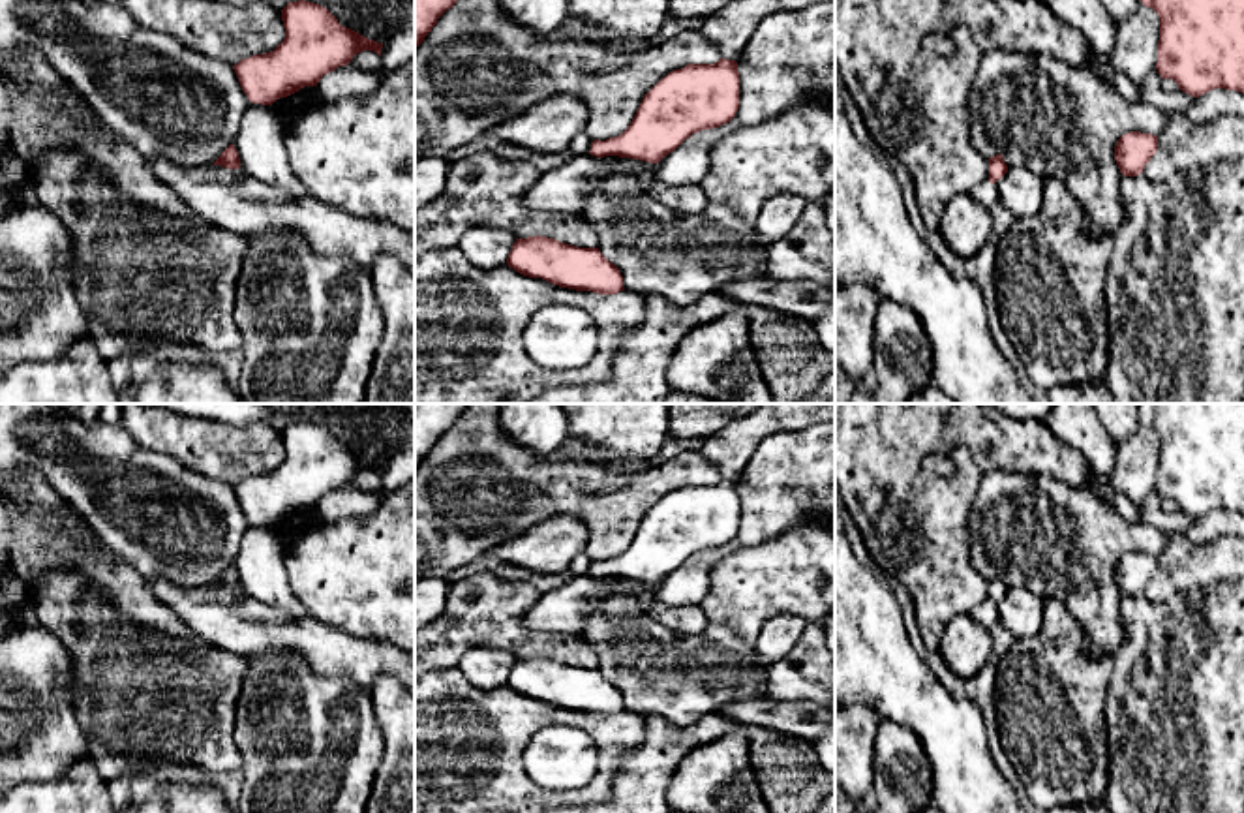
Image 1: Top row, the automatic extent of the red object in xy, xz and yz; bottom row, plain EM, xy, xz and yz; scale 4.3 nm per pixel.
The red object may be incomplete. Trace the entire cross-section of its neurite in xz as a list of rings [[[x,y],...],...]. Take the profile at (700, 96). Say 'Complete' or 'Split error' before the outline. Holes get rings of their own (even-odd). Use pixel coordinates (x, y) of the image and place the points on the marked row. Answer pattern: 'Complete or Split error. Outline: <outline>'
Complete. Outline: [[[736,60],[687,64],[662,77],[642,100],[629,128],[591,143],[591,156],[619,156],[659,163],[685,139],[728,124],[739,109]]]

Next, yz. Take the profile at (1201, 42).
Complete. Outline: [[[1141,0],[1160,17],[1156,69],[1199,98],[1214,88],[1244,94],[1244,0]]]

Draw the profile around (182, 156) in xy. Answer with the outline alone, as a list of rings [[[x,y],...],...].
[[[0,0],[0,51],[34,49],[68,81],[116,135],[143,156],[167,154],[174,163],[214,163],[233,145],[251,105],[231,64],[191,51],[178,39],[154,32],[133,19],[122,4],[103,0]]]

